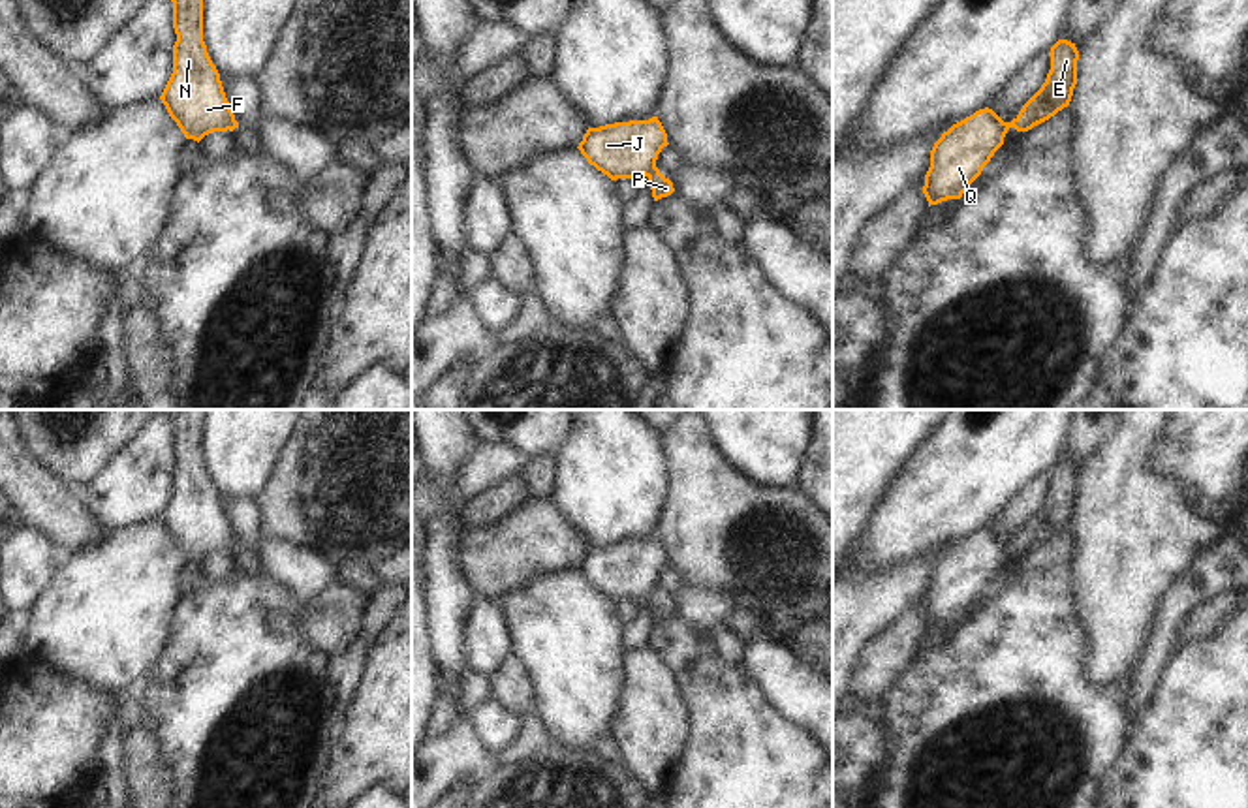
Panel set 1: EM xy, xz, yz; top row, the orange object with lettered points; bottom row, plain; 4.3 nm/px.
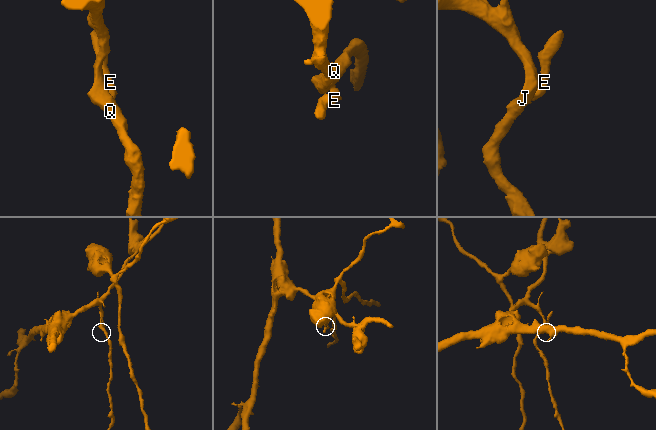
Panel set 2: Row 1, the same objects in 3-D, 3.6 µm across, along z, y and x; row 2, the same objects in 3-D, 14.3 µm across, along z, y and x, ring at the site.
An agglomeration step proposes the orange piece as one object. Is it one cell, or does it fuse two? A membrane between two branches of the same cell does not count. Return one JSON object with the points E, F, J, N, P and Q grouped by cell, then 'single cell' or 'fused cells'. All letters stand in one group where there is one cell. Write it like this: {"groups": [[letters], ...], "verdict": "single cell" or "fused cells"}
{"groups": [["E", "P"], ["F", "J", "N", "Q"]], "verdict": "fused cells"}

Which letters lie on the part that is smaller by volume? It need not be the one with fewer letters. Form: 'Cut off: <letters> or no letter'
Cut off: E, P

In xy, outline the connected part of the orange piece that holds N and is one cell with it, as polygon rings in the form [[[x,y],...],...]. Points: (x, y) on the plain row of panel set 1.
[[[179,410],[173,417],[173,494],[160,517],[169,537],[177,543],[186,560],[201,562],[212,552],[227,552],[235,536],[226,519],[220,494],[212,485],[203,462],[203,417],[207,410]]]

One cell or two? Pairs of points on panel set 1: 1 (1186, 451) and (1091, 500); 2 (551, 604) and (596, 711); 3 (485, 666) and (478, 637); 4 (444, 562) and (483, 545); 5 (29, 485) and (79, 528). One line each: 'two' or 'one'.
1: two
2: one
3: one
4: two
5: one

